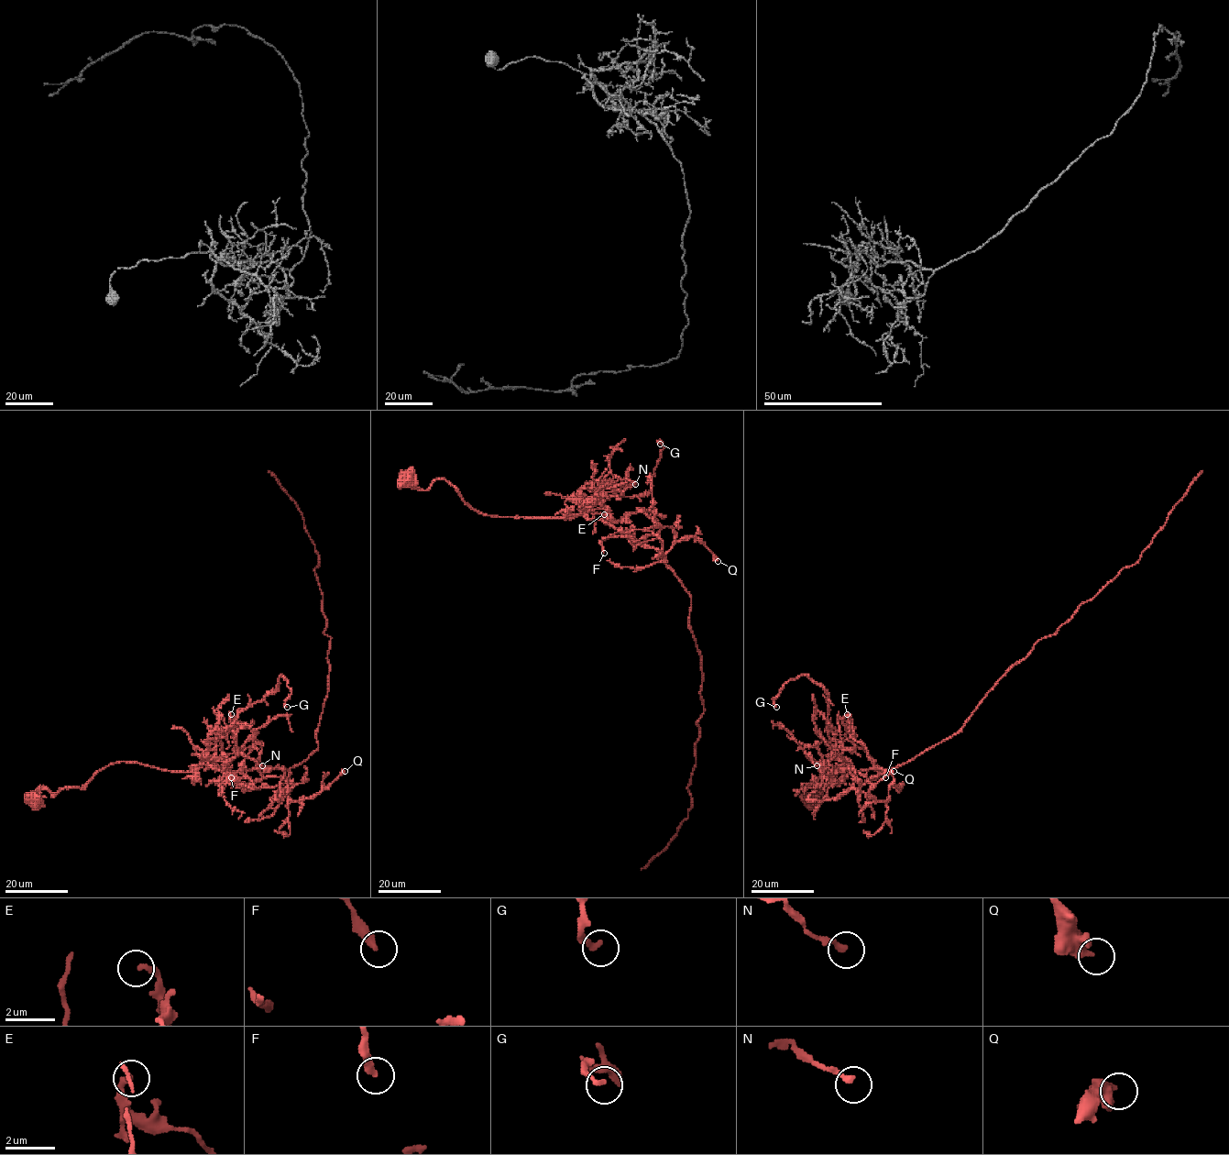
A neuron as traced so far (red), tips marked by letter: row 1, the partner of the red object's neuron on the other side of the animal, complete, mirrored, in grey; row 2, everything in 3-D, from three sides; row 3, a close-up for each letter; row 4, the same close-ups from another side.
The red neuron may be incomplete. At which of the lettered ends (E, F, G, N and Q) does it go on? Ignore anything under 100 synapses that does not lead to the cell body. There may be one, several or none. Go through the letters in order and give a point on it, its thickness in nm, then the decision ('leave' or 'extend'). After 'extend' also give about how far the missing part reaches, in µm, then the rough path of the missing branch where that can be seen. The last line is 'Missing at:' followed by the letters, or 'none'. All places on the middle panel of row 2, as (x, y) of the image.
E: at (604, 514); 200 nm thick; leave
F: at (604, 553); 320 nm thick; leave
G: at (660, 444); 220 nm thick; leave
N: at (635, 484); 240 nm thick; leave
Q: at (718, 561); 440 nm thick; leave
Missing at: none

